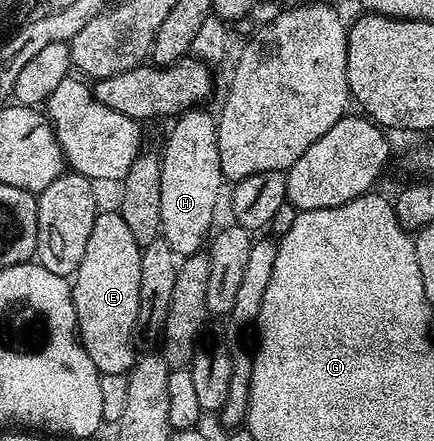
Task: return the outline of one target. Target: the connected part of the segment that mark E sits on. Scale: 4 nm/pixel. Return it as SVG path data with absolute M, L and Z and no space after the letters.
M98 211L95 226L91 226L91 238L87 238L87 250L83 250L83 262L79 262L71 277L81 345L102 376L128 374L139 355L138 349L133 349L133 331L141 320L141 250L142 245L135 242L120 211Z

